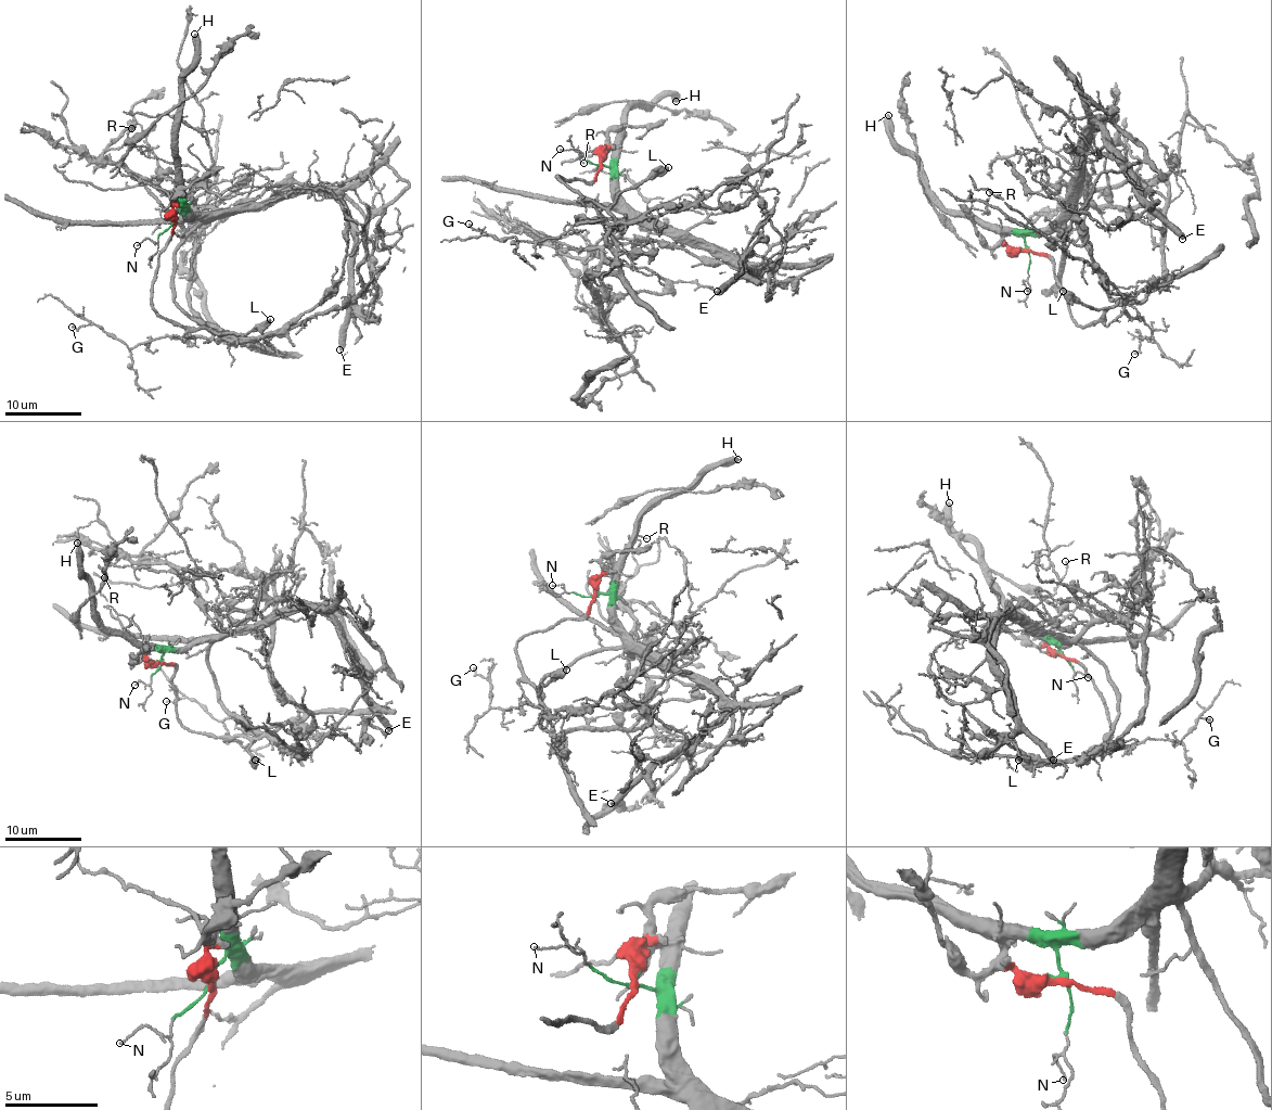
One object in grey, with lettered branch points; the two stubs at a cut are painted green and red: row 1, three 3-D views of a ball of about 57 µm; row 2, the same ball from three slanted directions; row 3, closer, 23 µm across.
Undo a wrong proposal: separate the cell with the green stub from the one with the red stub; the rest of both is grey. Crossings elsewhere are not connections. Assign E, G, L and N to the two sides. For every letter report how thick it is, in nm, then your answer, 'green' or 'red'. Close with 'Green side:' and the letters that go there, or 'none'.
E: 500 nm thick; green
G: 90 nm thick; green
L: 460 nm thick; red
N: 110 nm thick; green
Green side: E, G, N

